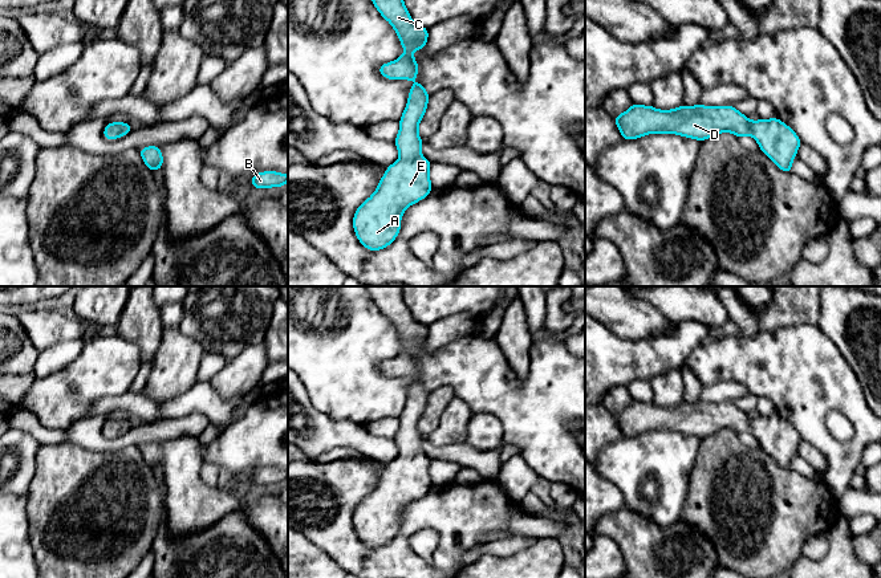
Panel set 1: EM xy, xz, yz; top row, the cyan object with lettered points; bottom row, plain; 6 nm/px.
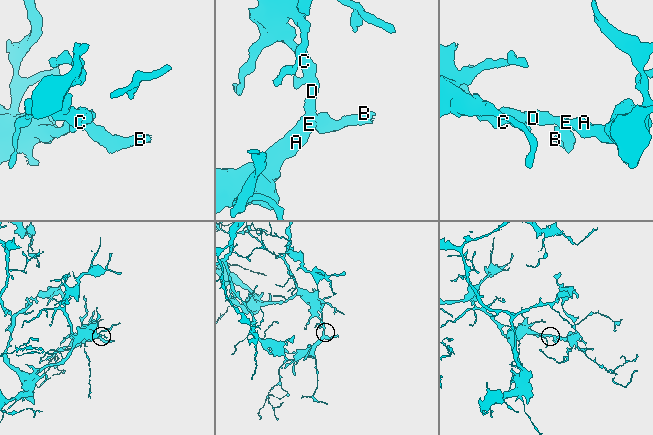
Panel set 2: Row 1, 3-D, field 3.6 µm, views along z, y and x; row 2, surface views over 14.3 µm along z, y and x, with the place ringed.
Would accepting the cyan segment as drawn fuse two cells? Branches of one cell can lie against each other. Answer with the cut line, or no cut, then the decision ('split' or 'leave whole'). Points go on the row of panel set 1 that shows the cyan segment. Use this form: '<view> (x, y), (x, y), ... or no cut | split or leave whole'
no cut | leave whole

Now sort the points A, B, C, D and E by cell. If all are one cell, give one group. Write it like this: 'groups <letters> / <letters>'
groups A B C D E

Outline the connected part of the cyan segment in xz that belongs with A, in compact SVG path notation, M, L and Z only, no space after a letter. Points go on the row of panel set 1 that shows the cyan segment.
M421 82L411 86L394 141L401 159L385 168L386 174L374 194L354 212L354 232L368 251L389 247L399 233L405 209L433 190L429 176L431 162L421 155L423 141L418 135L429 98Z

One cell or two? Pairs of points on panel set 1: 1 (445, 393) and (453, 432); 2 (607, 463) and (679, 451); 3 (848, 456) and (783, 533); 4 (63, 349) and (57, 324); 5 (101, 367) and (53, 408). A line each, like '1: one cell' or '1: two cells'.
1: two cells
2: one cell
3: two cells
4: two cells
5: one cell

